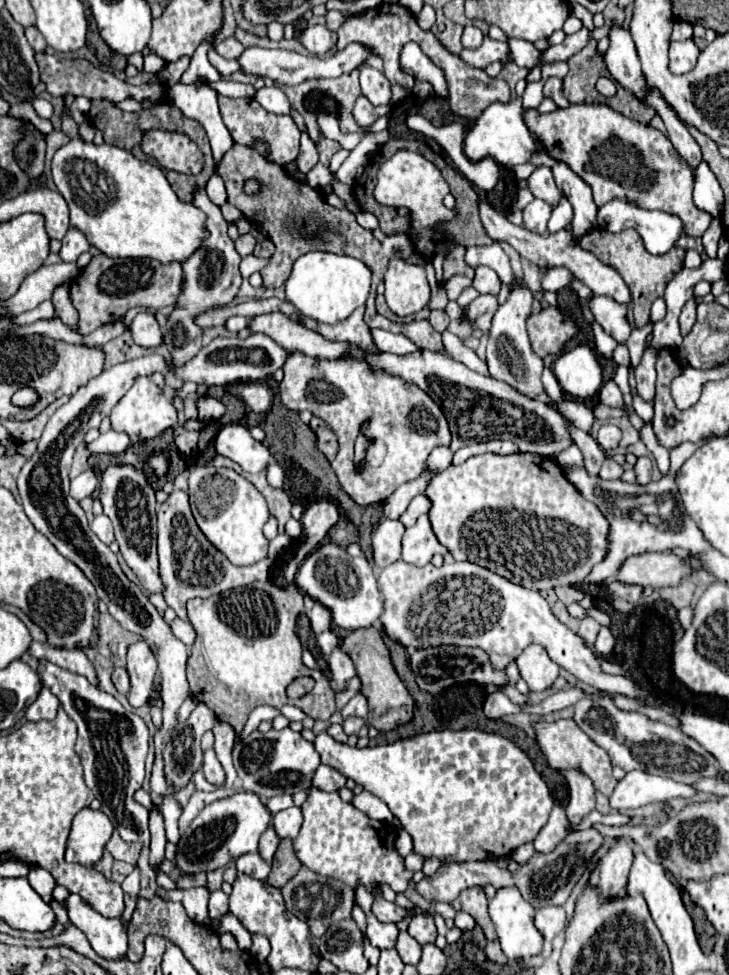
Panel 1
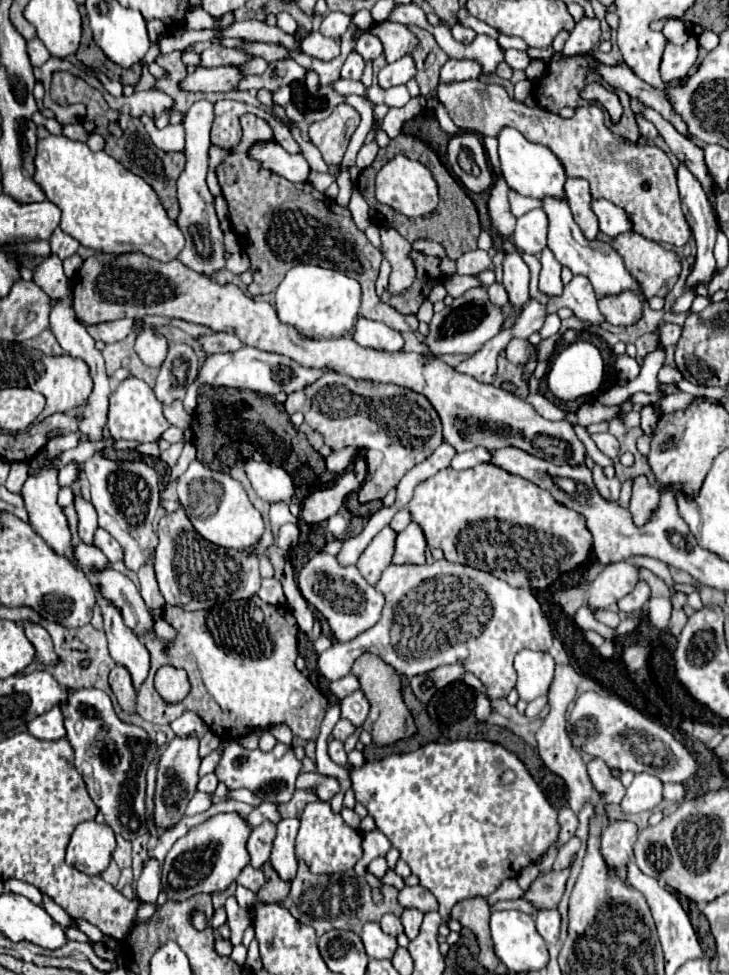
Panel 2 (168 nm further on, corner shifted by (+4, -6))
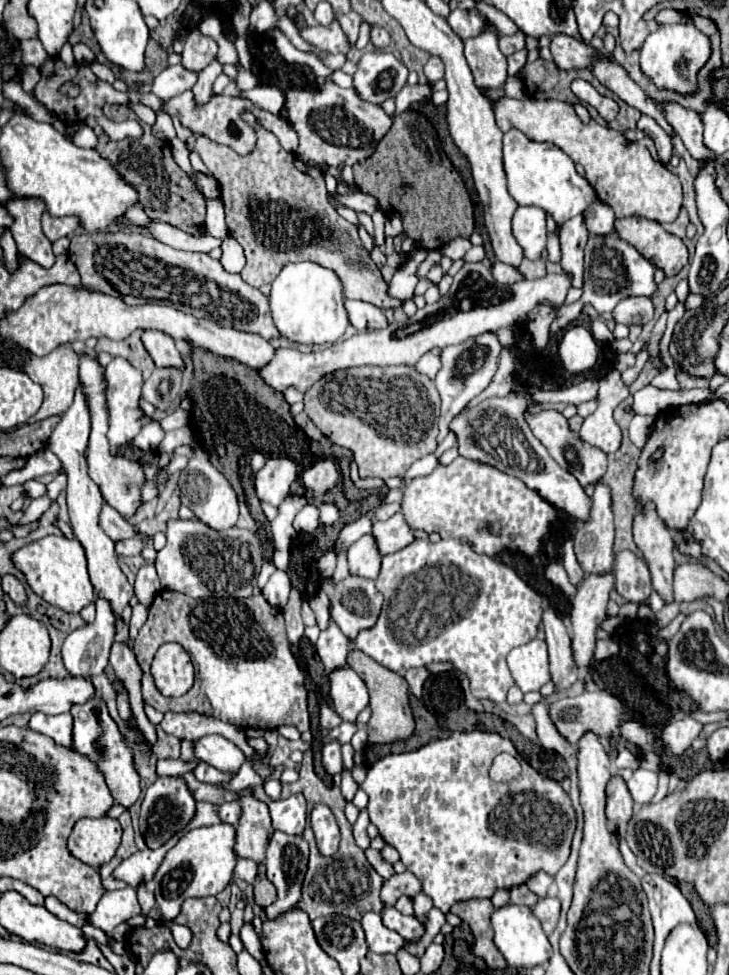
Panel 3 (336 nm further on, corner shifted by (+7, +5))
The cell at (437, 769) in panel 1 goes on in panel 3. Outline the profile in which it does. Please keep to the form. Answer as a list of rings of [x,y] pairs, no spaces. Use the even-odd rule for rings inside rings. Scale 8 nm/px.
[[[455,731],[451,737],[447,739],[437,739],[437,741],[429,741],[427,745],[415,749],[415,751],[407,751],[407,753],[389,753],[383,759],[379,759],[377,763],[373,763],[367,769],[367,777],[361,783],[361,789],[369,795],[369,817],[371,823],[377,825],[381,837],[385,839],[385,843],[393,845],[399,855],[401,861],[405,863],[407,871],[411,871],[423,885],[423,893],[429,895],[435,903],[437,909],[441,909],[443,913],[449,913],[451,905],[457,901],[467,901],[473,897],[491,897],[495,893],[495,889],[511,889],[515,885],[525,883],[533,873],[537,871],[545,871],[549,875],[555,875],[559,871],[559,867],[565,863],[565,859],[569,857],[569,849],[571,849],[571,835],[575,831],[575,811],[571,807],[571,799],[569,795],[563,791],[563,787],[547,777],[541,777],[527,761],[523,761],[523,757],[517,753],[517,749],[513,747],[513,743],[509,739],[503,739],[499,733],[489,733],[489,731]],[[497,753],[509,753],[513,755],[521,765],[523,765],[523,775],[511,783],[495,783],[489,779],[489,765],[493,761],[493,757]]]

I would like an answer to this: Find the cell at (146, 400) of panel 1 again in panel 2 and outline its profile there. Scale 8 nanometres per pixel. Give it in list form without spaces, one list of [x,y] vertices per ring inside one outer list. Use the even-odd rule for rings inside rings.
[[[128,376],[120,382],[120,386],[110,396],[110,412],[108,412],[108,430],[114,438],[134,440],[134,442],[152,442],[162,436],[162,432],[170,428],[168,420],[162,414],[162,402],[154,396],[152,388],[136,378]]]

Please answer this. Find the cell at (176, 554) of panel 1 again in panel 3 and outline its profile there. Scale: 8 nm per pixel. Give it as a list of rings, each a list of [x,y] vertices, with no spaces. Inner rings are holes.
[[[169,519],[165,531],[167,543],[157,553],[155,567],[163,589],[185,593],[193,599],[203,597],[249,597],[257,585],[263,563],[261,541],[253,531],[231,527],[213,531],[201,521]]]

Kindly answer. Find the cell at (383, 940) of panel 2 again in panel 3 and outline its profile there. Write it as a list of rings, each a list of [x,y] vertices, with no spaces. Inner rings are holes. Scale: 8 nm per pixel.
[[[365,913],[361,925],[367,935],[367,945],[373,953],[397,953],[403,947],[401,935],[383,925],[379,913]]]

